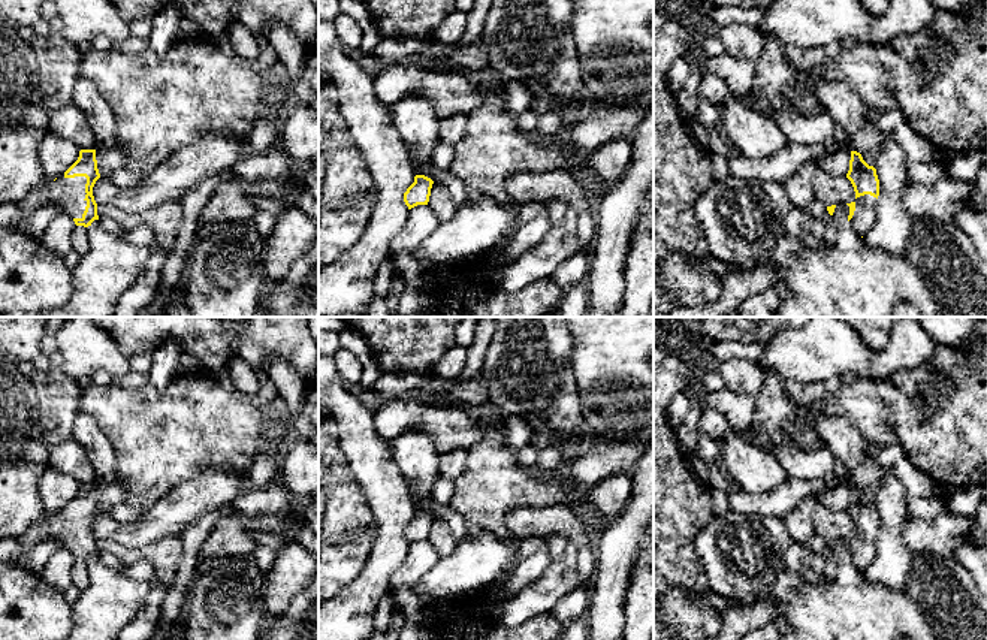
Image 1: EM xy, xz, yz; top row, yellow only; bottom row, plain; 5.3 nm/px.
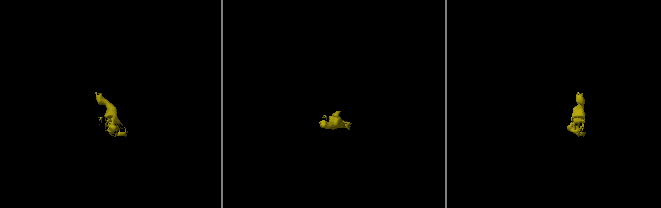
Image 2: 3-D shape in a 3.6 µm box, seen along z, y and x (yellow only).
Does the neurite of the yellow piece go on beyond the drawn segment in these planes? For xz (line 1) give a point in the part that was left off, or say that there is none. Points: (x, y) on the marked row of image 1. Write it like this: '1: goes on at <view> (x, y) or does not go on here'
1: does not go on here

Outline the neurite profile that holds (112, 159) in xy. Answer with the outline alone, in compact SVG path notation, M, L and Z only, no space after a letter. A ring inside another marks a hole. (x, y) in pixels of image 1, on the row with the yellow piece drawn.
M117 145L112 148L96 151L99 173L112 173L114 170L123 169L126 164L124 151Z

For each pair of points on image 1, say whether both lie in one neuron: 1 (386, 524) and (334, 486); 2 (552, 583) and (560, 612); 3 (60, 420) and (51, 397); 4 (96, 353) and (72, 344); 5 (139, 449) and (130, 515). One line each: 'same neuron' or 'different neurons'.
1: different neurons
2: different neurons
3: same neuron
4: same neuron
5: different neurons

